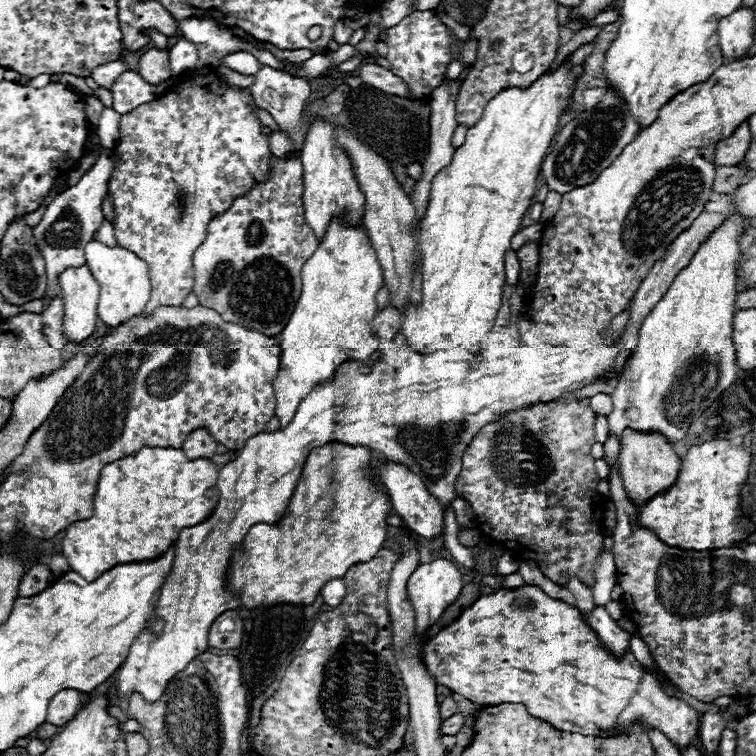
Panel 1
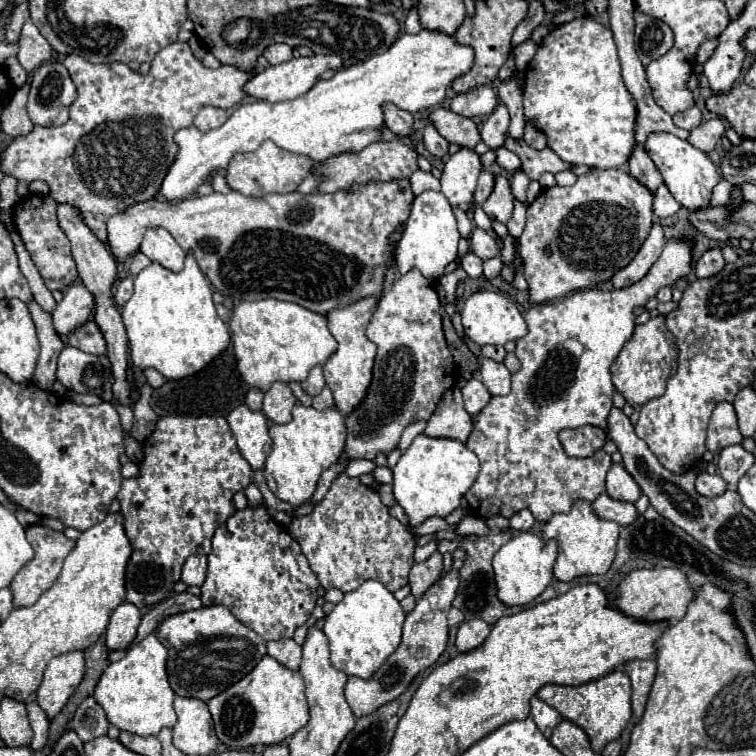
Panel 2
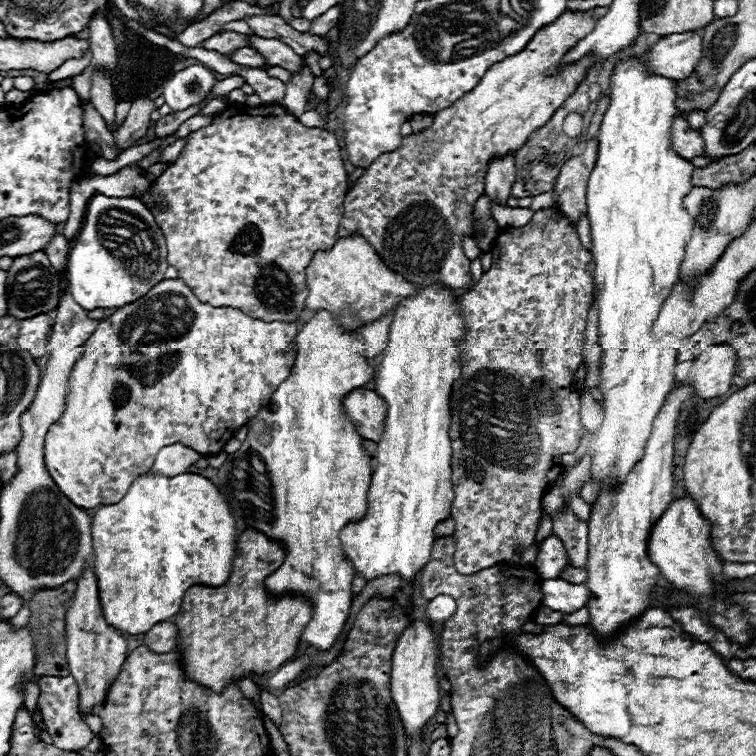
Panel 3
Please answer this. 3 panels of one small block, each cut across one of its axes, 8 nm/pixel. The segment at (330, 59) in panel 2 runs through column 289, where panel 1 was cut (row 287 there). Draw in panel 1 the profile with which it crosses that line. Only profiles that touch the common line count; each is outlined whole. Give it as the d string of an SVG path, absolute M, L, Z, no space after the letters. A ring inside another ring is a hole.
M66 268L60 278L60 298L64 300L64 334L70 342L86 340L96 326L96 304L100 286L90 274L90 268Z

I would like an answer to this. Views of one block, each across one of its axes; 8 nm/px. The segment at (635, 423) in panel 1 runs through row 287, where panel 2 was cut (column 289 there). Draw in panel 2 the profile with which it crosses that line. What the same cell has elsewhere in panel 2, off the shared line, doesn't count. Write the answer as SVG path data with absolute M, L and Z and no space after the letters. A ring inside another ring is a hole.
M264 656L248 676L212 698L208 708L214 718L218 740L234 750L252 748L256 744L278 744L308 724L302 676L296 670L284 668L270 656Z

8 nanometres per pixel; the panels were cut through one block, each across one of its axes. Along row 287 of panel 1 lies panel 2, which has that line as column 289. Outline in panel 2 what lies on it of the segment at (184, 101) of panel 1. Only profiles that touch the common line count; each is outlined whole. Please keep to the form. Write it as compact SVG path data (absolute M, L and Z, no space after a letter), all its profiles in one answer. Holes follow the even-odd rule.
M268 140L256 152L236 154L236 158L232 158L232 162L226 168L226 182L232 190L244 196L266 196L272 192L288 194L288 192L296 192L296 188L312 172L312 168L314 168L312 158L288 152Z

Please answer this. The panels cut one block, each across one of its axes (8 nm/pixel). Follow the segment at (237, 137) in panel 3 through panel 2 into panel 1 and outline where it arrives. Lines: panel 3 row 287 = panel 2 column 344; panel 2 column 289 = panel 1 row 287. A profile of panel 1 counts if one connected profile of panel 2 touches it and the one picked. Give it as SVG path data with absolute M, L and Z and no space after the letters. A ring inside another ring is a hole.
M274 156L270 180L256 184L224 214L214 216L206 240L192 256L192 292L200 304L216 310L226 322L256 328L272 338L284 330L300 298L300 268L318 246L318 238L304 222L302 176L300 158L280 160Z

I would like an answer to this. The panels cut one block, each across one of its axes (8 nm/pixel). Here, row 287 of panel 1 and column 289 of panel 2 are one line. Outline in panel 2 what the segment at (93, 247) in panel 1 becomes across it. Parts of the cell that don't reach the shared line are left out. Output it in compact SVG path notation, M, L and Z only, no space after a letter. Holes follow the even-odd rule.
M420 30L418 34L400 34L384 54L342 68L330 80L318 80L300 98L276 104L264 100L244 102L220 128L204 134L194 126L182 128L174 136L178 156L162 182L160 196L166 200L188 198L214 170L226 168L234 154L254 152L264 140L272 140L284 150L306 154L320 164L344 152L360 152L368 144L382 140L384 104L392 102L408 112L432 108L444 100L452 80L470 70L472 60L472 48L456 44L452 36L442 32Z

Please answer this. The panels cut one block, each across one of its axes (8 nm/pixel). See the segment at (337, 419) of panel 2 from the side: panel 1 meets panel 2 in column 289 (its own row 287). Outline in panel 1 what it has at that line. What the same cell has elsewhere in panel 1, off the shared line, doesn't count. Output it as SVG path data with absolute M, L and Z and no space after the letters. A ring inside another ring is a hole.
M570 56L554 70L546 70L542 76L538 76L528 88L506 88L502 90L496 98L492 98L480 118L480 122L476 122L472 128L468 128L466 132L466 140L460 148L454 150L454 158L448 166L444 166L432 180L432 190L430 190L430 202L426 206L426 212L420 220L420 252L422 252L422 302L420 306L410 306L404 314L404 320L402 320L402 328L400 328L400 334L404 336L406 344L410 350L418 352L418 354L432 354L432 352L438 352L438 350L446 350L446 348L452 348L452 346L462 346L462 348L476 348L482 338L490 332L492 324L494 324L494 318L500 310L500 300L502 300L502 288L504 288L504 256L506 252L510 250L510 240L514 238L514 234L520 230L520 224L522 224L522 218L526 216L526 210L530 208L532 204L532 198L536 194L536 178L538 178L538 172L540 172L540 164L550 148L550 142L558 130L558 120L562 116L562 112L568 108L570 104L570 98L576 90L576 82L582 74L582 66L572 66L570 64Z

